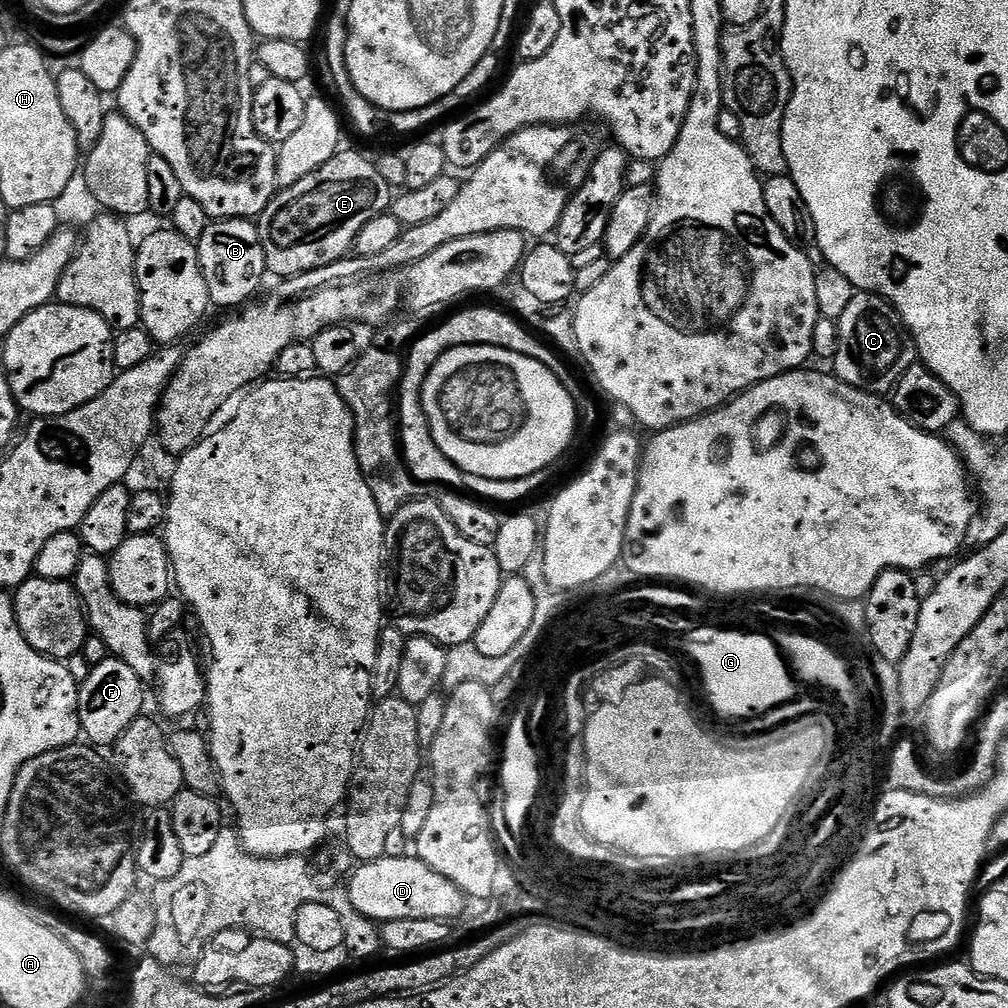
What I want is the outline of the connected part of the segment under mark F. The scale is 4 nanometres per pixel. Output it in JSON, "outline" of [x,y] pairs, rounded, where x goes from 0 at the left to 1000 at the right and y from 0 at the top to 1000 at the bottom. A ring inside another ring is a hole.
{"outline":[[[114,653],[102,655],[88,667],[91,668],[79,679],[79,721],[93,737],[111,740],[134,714],[140,713],[145,679],[123,655]]]}

